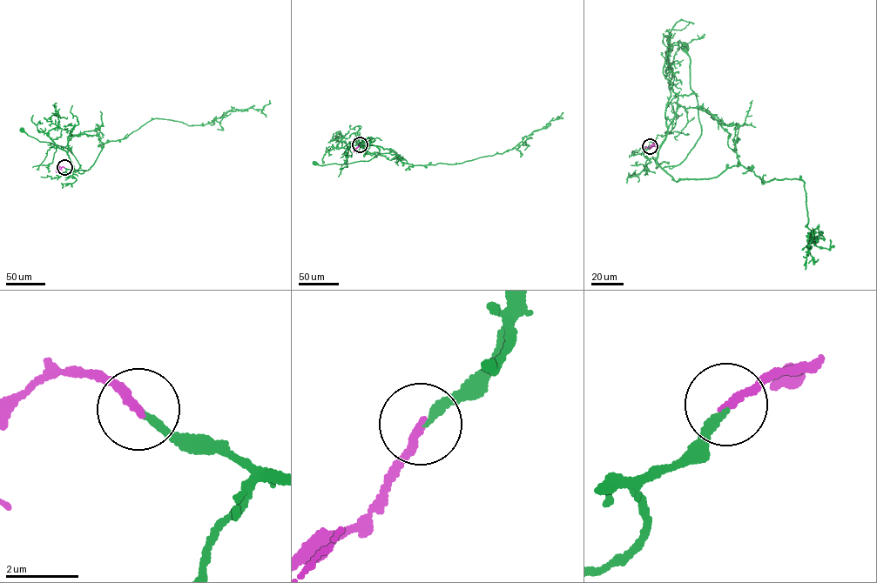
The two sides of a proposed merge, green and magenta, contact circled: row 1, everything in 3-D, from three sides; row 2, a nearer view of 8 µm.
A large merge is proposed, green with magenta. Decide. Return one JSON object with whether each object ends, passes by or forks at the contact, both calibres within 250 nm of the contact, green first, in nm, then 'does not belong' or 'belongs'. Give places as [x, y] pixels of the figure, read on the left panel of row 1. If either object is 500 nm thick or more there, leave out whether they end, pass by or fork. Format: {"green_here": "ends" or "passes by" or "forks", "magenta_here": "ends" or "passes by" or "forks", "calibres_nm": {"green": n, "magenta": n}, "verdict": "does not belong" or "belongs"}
{"green_here": "ends", "magenta_here": "ends", "calibres_nm": {"green": 200, "magenta": 220}, "verdict": "belongs"}

